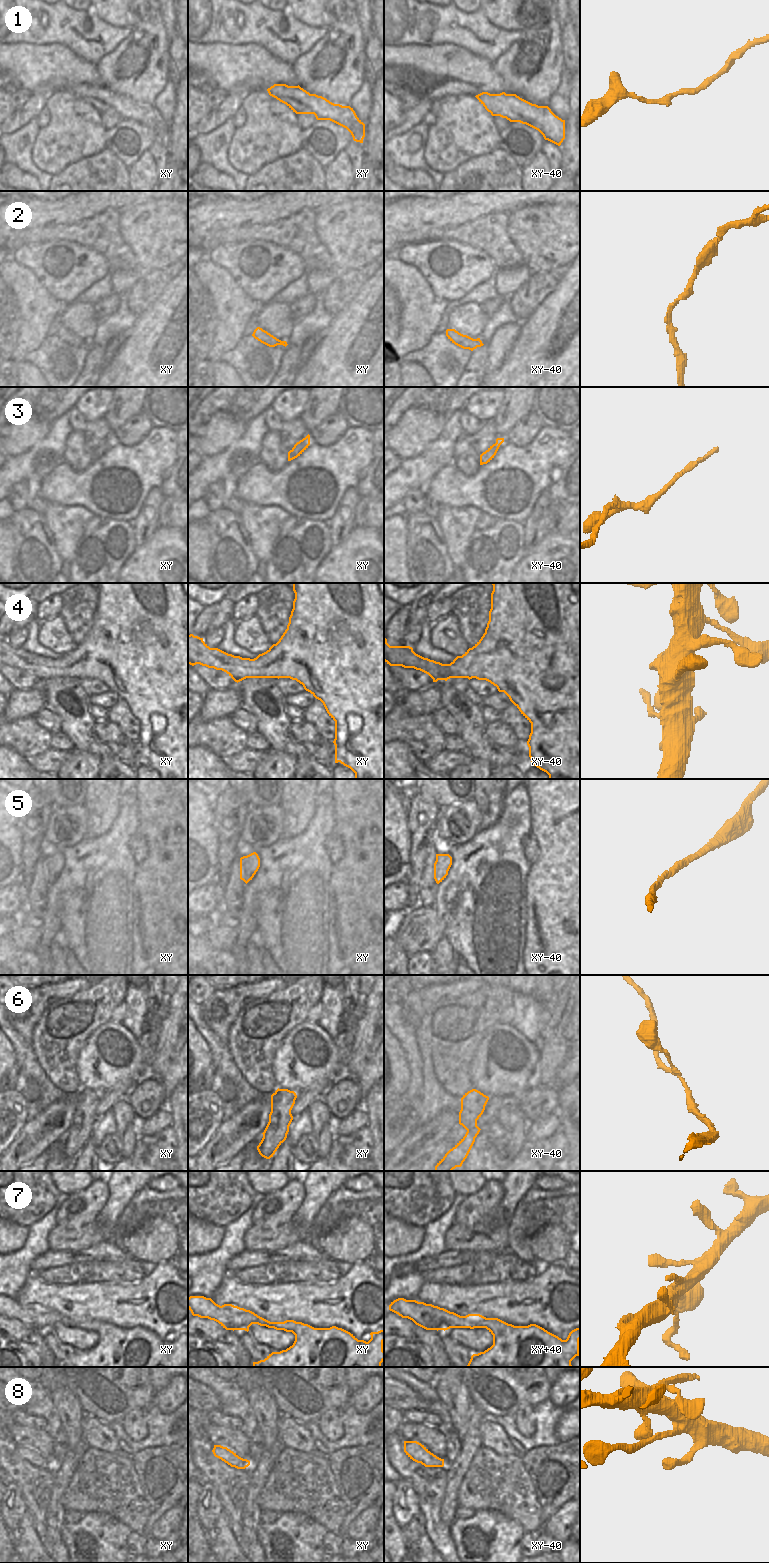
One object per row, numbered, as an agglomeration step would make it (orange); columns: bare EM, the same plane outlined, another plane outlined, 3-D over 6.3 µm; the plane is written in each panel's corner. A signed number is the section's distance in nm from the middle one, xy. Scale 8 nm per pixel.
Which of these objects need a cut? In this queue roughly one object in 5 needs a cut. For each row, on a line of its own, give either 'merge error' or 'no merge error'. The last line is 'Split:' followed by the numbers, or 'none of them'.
1: no merge error
2: no merge error
3: no merge error
4: no merge error
5: no merge error
6: no merge error
7: no merge error
8: no merge error
Split: none of them

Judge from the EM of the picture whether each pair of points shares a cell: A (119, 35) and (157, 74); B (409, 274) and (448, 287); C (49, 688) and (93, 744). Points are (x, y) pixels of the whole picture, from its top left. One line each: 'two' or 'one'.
A: two
B: two
C: one

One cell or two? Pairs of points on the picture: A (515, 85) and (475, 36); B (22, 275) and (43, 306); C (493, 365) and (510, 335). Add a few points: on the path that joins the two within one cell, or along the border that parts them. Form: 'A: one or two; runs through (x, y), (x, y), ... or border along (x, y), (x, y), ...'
A: two; border along (511, 44), (492, 63)
B: one; runs through (23, 283), (35, 298)
C: one; runs through (495, 358), (498, 348), (503, 342)

